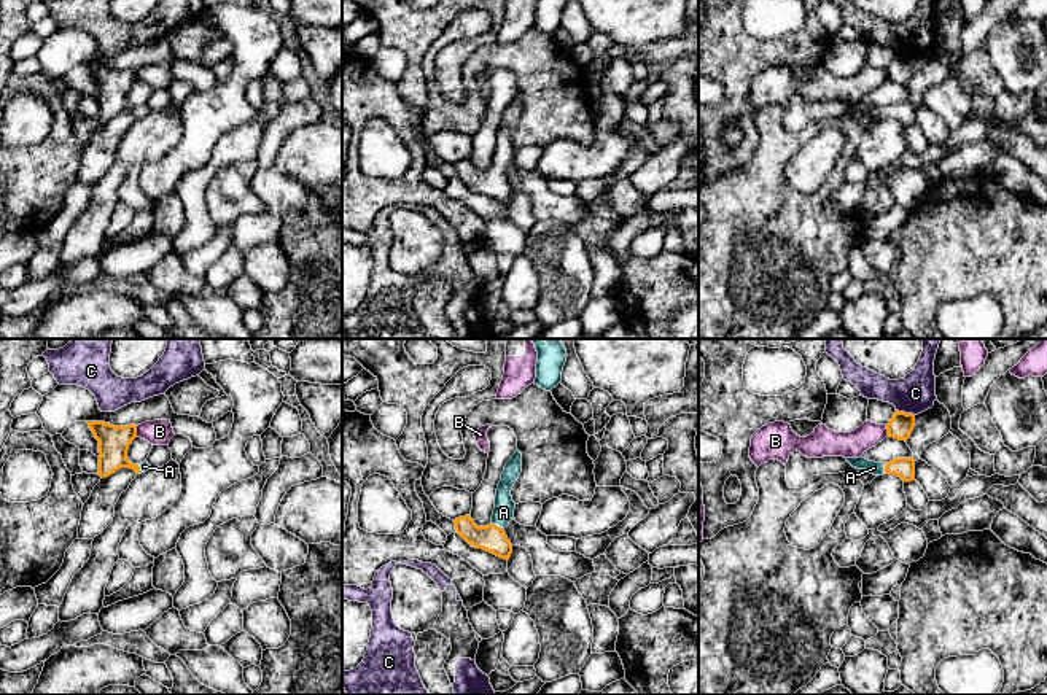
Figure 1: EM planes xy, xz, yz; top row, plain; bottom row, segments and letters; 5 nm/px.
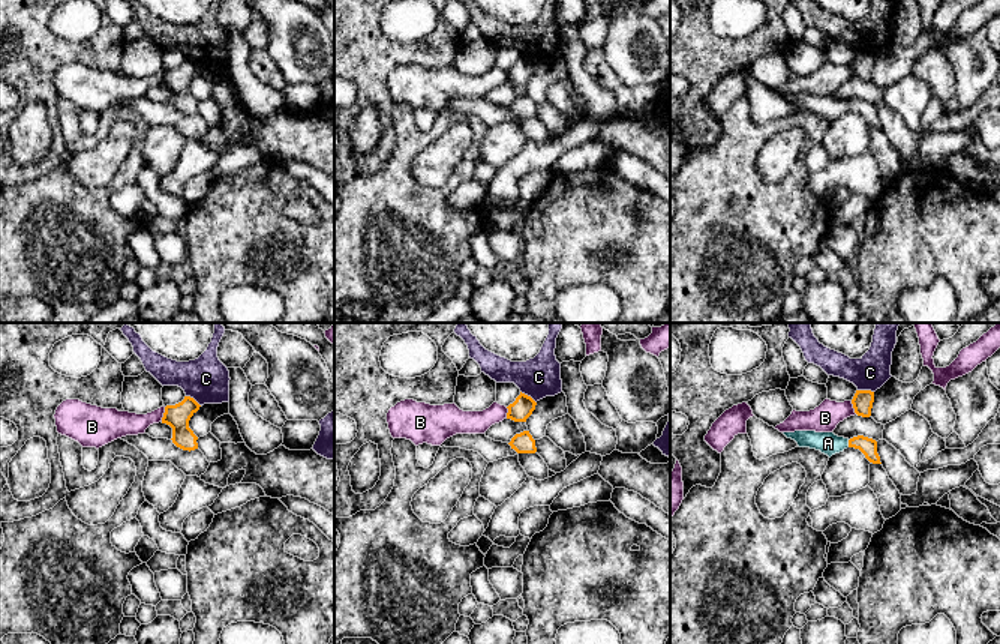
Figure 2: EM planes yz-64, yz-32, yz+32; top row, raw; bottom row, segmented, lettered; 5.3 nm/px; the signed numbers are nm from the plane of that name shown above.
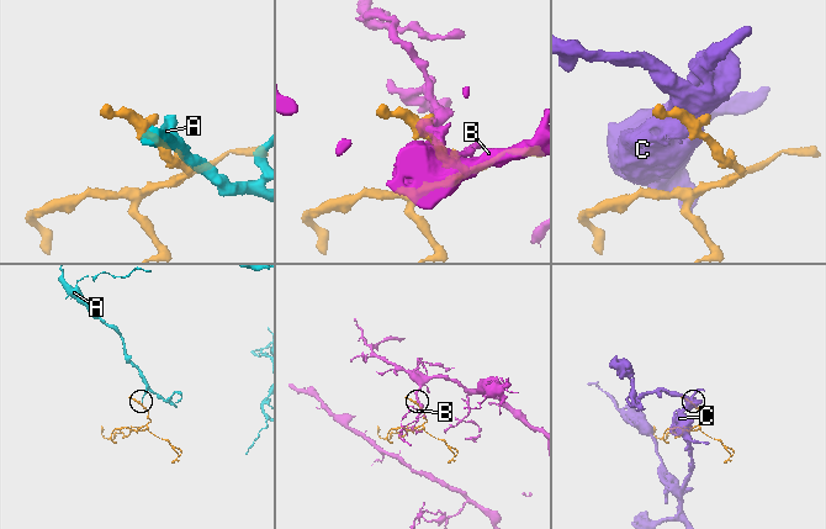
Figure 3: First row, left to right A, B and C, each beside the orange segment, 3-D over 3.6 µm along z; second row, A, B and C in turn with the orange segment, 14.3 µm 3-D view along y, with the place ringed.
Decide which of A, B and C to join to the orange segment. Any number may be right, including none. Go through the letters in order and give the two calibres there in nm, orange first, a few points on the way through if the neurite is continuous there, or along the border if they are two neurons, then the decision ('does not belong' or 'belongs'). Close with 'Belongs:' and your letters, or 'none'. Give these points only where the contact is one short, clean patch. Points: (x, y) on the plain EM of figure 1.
A: 140 nm thick on the orange side, 110 nm on the other; runs through xz (490, 182), (498, 170), (503, 156); belongs
B: 160 nm thick on the orange side, 130 nm on the other; border along xy (136, 70), (137, 80); does not belong
C: 120 nm thick on the orange side, 200 nm on the other; does not belong
Belongs: A

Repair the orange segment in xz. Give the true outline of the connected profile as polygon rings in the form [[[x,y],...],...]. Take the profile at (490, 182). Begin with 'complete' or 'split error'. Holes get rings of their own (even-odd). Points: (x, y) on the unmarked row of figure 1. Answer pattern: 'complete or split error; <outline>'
split error; [[[516,94],[501,118],[490,169],[477,170],[471,159],[458,161],[453,164],[457,177],[468,188],[473,188],[476,192],[487,194],[504,204],[509,204],[512,197],[512,188],[508,183],[504,172],[514,161],[516,146],[512,145],[511,134],[517,126],[520,116],[522,97]]]

